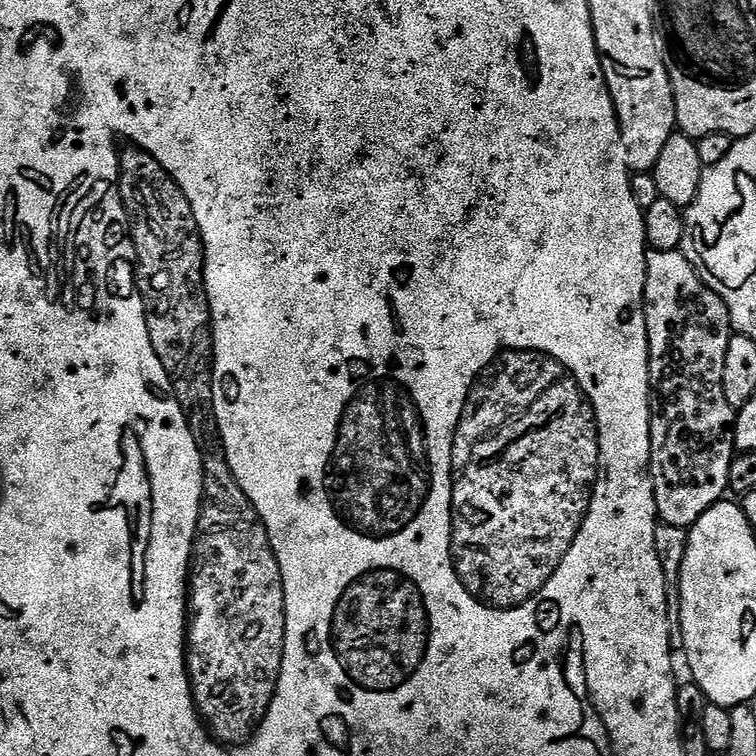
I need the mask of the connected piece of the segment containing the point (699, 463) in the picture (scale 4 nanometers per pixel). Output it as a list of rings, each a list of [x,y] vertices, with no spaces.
[[[649,251],[646,258],[646,286],[644,287],[644,317],[646,318],[646,334],[648,335],[648,383],[650,385],[650,403],[652,405],[652,425],[650,426],[650,446],[652,447],[652,485],[654,486],[654,498],[656,499],[656,515],[663,523],[670,526],[682,526],[691,528],[710,506],[720,503],[725,499],[729,491],[728,475],[734,459],[734,441],[732,429],[736,426],[737,409],[726,402],[726,394],[722,390],[722,366],[726,362],[726,346],[734,335],[734,329],[726,306],[722,298],[714,290],[710,290],[702,282],[702,278],[696,273],[696,267],[687,260],[683,251],[658,252]]]

